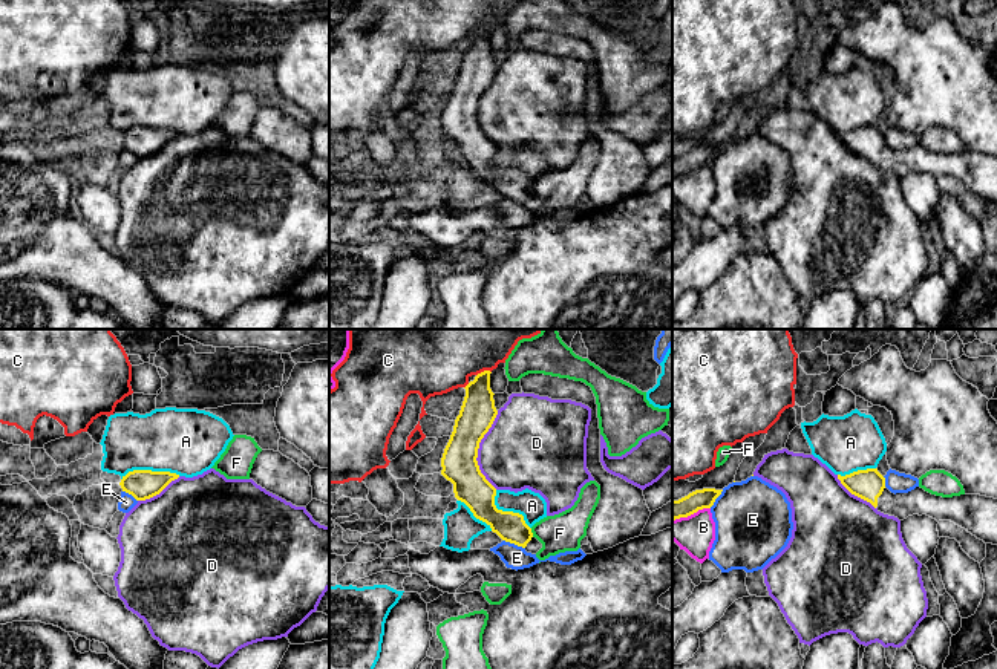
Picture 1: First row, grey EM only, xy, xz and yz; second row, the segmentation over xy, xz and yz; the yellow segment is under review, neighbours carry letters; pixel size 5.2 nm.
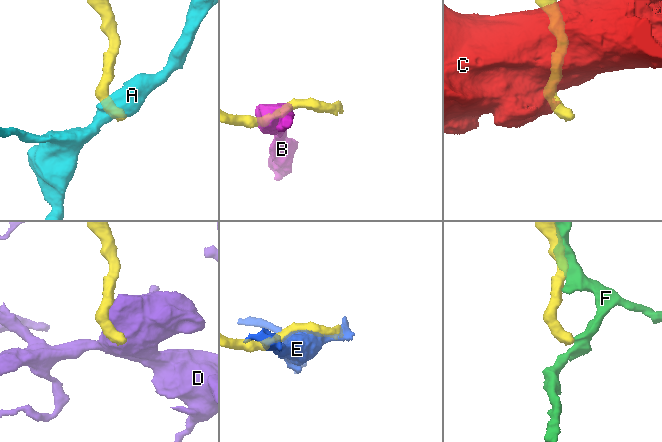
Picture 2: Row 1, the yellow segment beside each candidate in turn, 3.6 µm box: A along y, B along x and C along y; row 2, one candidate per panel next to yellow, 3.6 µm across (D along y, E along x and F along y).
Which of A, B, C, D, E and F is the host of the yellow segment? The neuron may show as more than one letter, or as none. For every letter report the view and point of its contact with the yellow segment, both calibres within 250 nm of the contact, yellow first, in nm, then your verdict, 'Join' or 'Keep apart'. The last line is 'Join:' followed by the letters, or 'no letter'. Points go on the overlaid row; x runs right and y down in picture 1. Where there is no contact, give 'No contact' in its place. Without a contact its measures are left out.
A: Touches yellow at xy (150, 470). Thickness 160 nm (yellow) against 360 nm. Keep apart
B: Touches yellow at yz (691, 513). Thickness 110 nm (yellow) against 200 nm. Keep apart
C: Touches yellow at xz (484, 371). Thickness 190 nm (yellow) against 500 nm. Keep apart
D: Touches yellow at xz (477, 450). Thickness 190 nm (yellow) against 420 nm. Keep apart
E: Touches yellow at xz (513, 542). Thickness 160 nm (yellow) against 120 nm. Keep apart
F: Touches yellow at xz (532, 533). Thickness 160 nm (yellow) against 200 nm. Keep apart
Join: no letter

